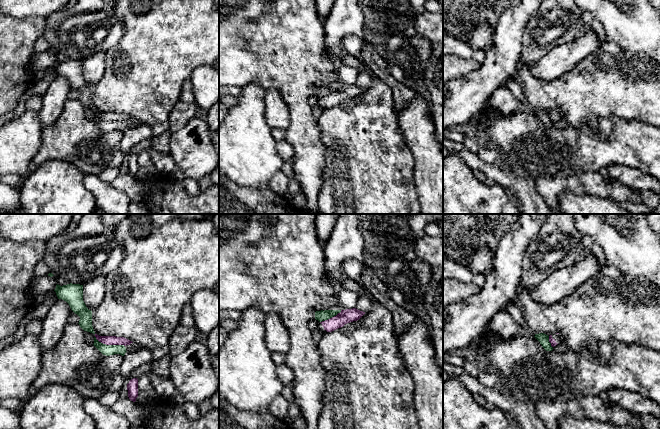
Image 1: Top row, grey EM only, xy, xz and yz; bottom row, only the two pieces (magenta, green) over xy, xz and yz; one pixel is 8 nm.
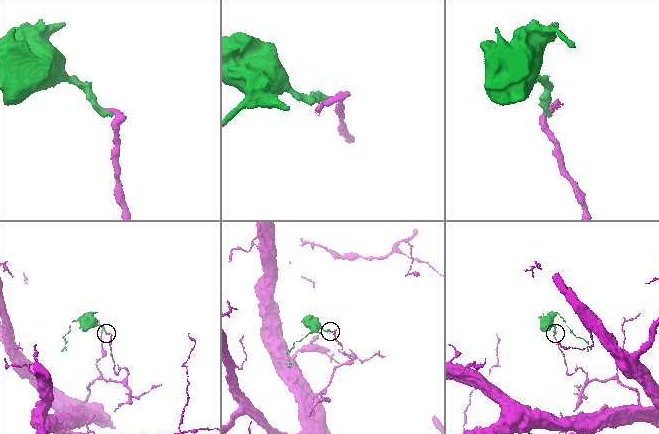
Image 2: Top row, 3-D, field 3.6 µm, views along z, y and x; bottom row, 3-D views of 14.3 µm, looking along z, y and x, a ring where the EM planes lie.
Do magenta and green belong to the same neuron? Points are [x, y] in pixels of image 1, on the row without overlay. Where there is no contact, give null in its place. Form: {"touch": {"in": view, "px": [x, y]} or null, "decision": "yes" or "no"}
{"touch": {"in": "xy", "px": [109, 120]}, "decision": "no"}

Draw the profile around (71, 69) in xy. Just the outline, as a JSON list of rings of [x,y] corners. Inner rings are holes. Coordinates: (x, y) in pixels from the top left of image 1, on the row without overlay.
[[[70,59],[60,62],[57,60],[54,67],[58,75],[66,77],[71,86],[80,93],[78,99],[80,103],[84,107],[95,110],[92,102],[92,87],[83,77],[83,61]]]

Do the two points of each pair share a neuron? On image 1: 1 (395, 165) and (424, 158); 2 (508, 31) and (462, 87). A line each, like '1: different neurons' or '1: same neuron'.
1: different neurons
2: same neuron

